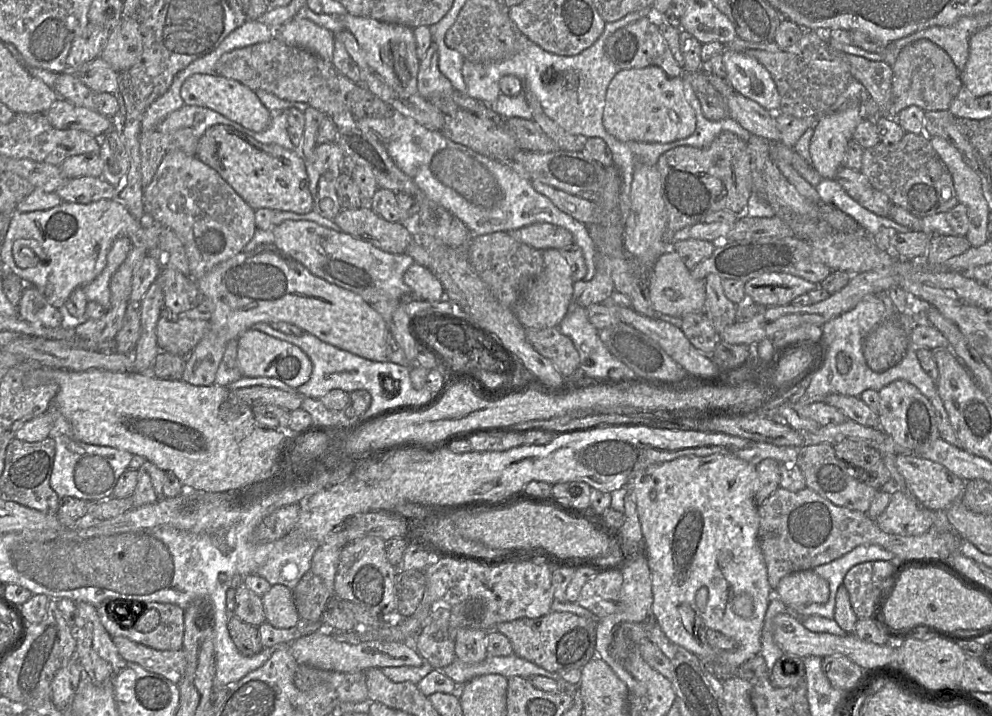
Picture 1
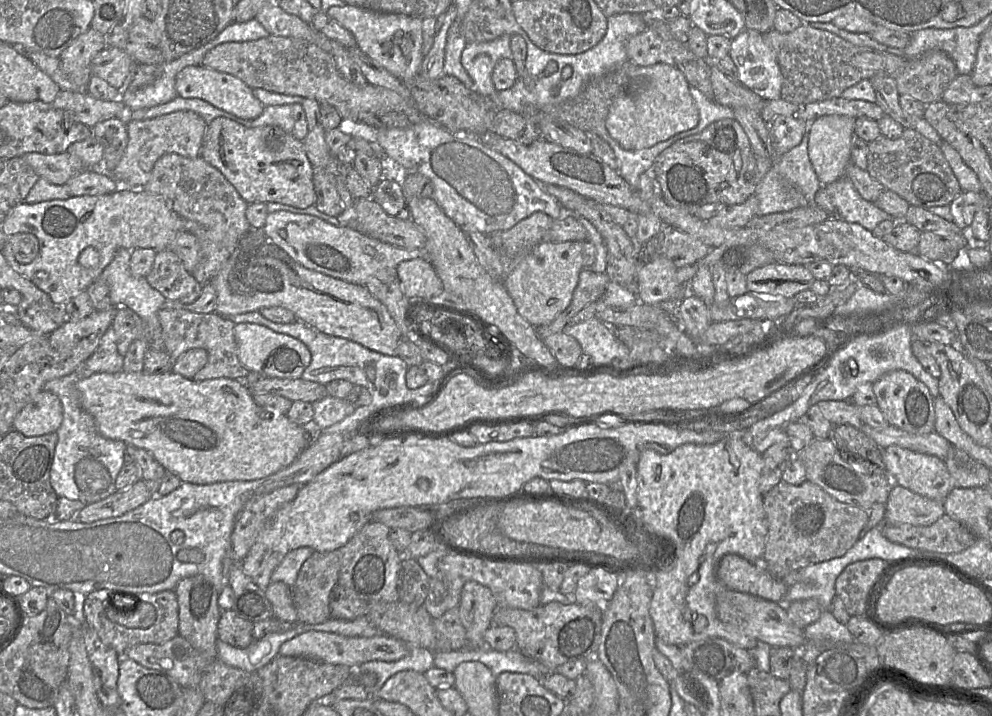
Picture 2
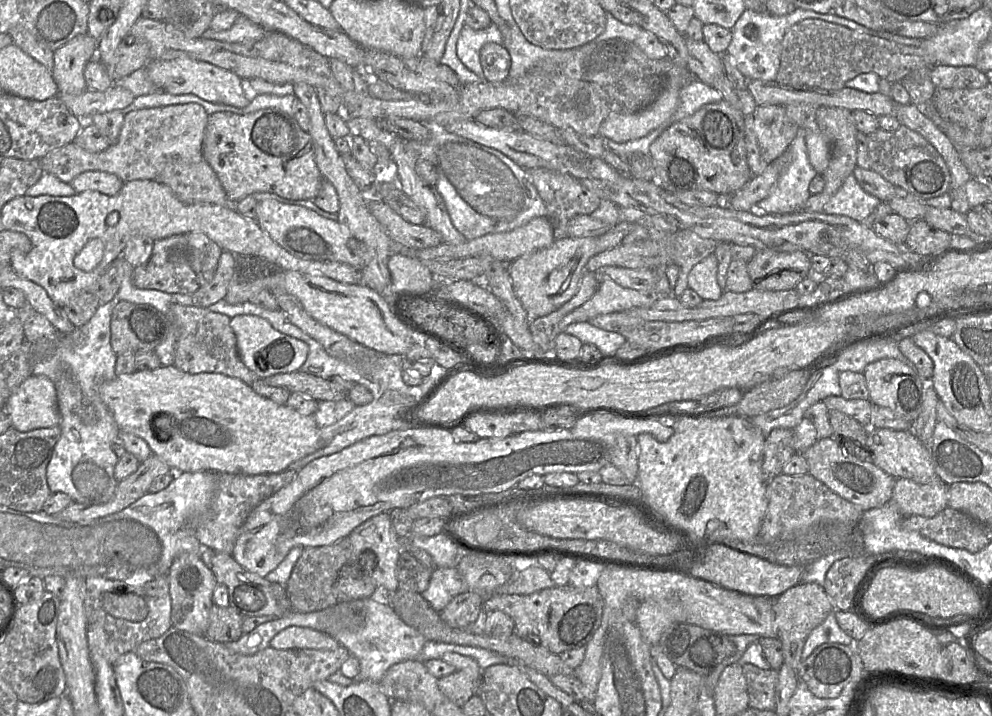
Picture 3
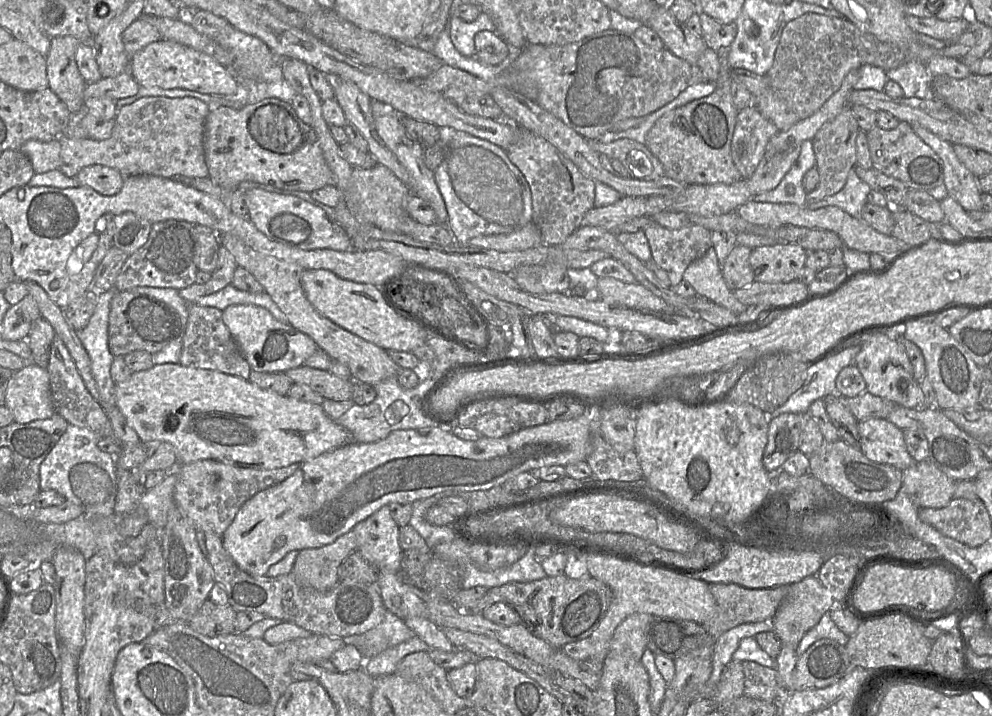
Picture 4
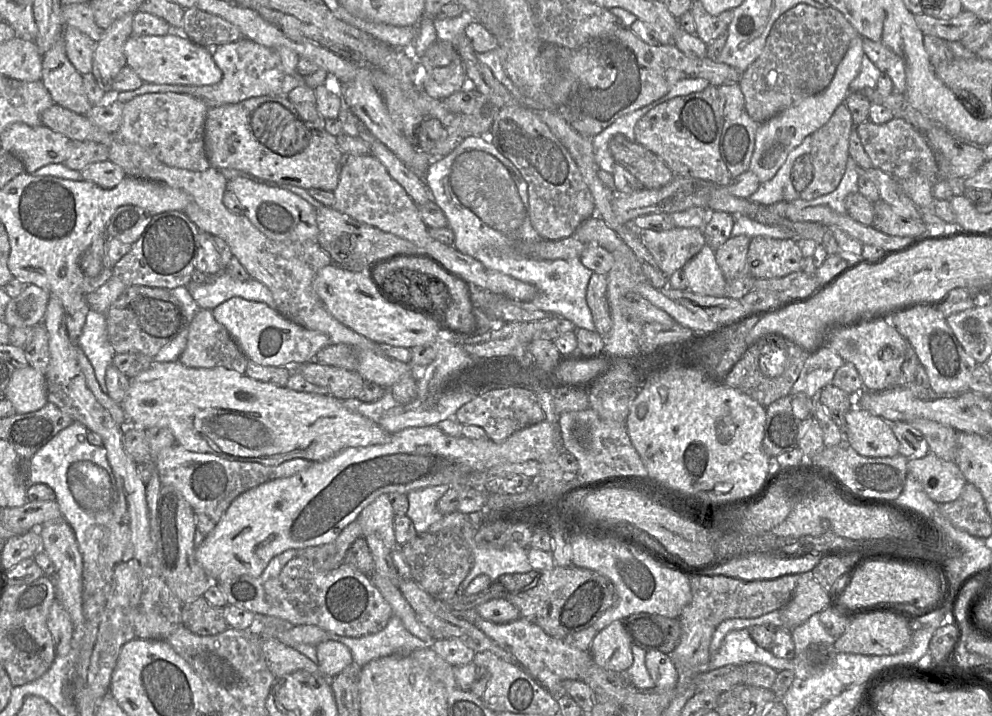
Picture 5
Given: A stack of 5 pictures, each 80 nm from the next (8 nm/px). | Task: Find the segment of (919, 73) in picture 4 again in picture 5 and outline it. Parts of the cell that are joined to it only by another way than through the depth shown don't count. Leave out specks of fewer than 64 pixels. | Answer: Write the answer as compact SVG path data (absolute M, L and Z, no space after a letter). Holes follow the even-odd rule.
M862 37L862 47L879 70L890 77L894 92L903 94L906 88L906 68L903 58L890 48L867 37Z

